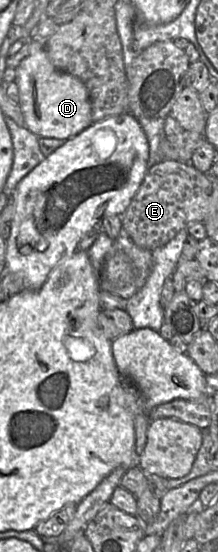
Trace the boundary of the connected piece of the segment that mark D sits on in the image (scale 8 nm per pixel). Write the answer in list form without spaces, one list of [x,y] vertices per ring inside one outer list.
[[[35,38],[28,55],[16,68],[16,83],[19,89],[19,106],[24,116],[25,127],[33,134],[40,137],[68,140],[93,124],[91,104],[88,90],[84,83],[77,77],[58,70],[50,61],[44,40]]]

